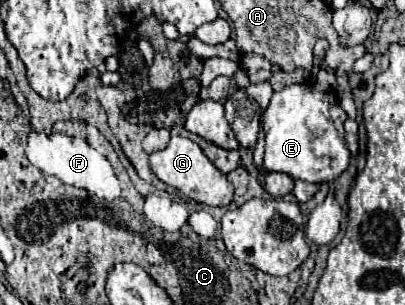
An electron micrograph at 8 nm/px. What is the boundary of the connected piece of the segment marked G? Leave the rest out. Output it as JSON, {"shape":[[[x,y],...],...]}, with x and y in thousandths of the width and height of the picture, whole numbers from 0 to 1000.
{"shape":[[[427,439],[412,485],[378,498],[368,511],[368,531],[373,531],[373,557],[383,564],[383,577],[393,590],[437,616],[442,630],[452,630],[457,643],[467,643],[481,662],[496,662],[511,675],[560,675],[575,656],[575,610],[560,590],[560,577],[526,544],[526,531],[501,505],[491,472],[481,472],[477,459],[467,459],[457,446]]]}

